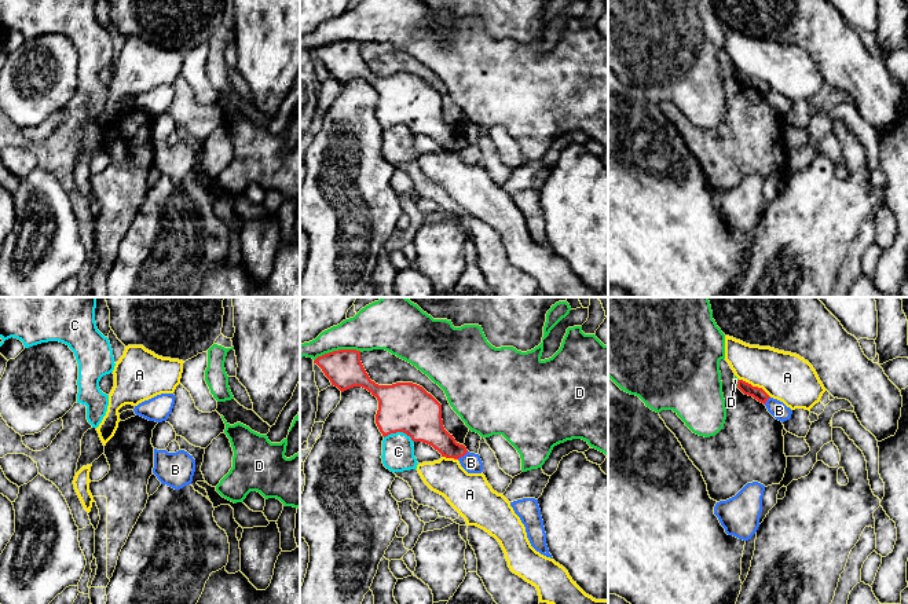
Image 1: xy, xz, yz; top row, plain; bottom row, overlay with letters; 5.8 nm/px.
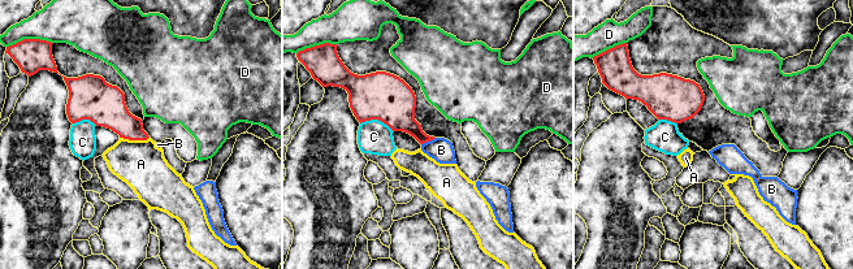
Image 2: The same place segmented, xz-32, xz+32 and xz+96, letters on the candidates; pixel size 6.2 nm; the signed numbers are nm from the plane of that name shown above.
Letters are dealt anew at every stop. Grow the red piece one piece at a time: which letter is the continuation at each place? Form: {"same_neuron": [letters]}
{"same_neuron": []}

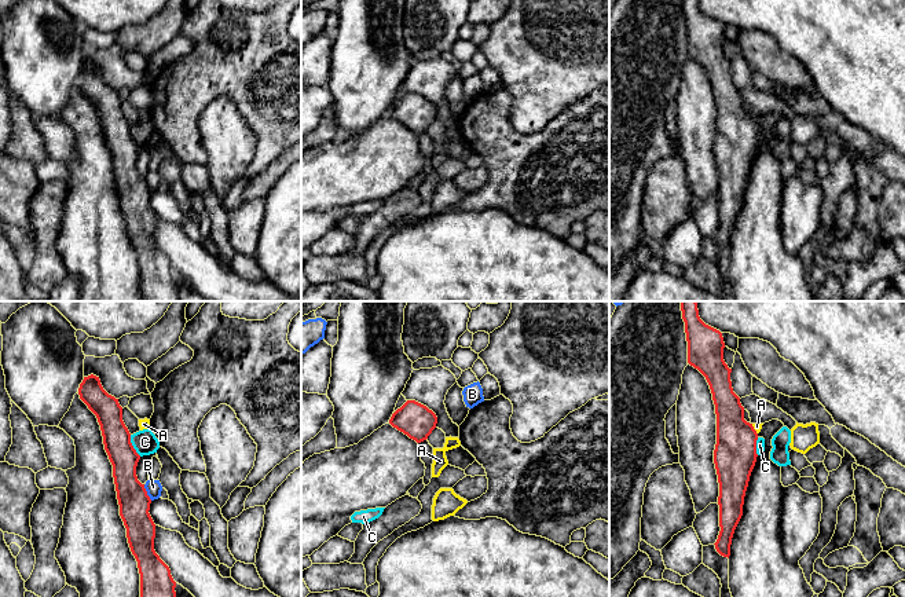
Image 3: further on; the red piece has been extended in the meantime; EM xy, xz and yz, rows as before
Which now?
{"same_neuron": []}

